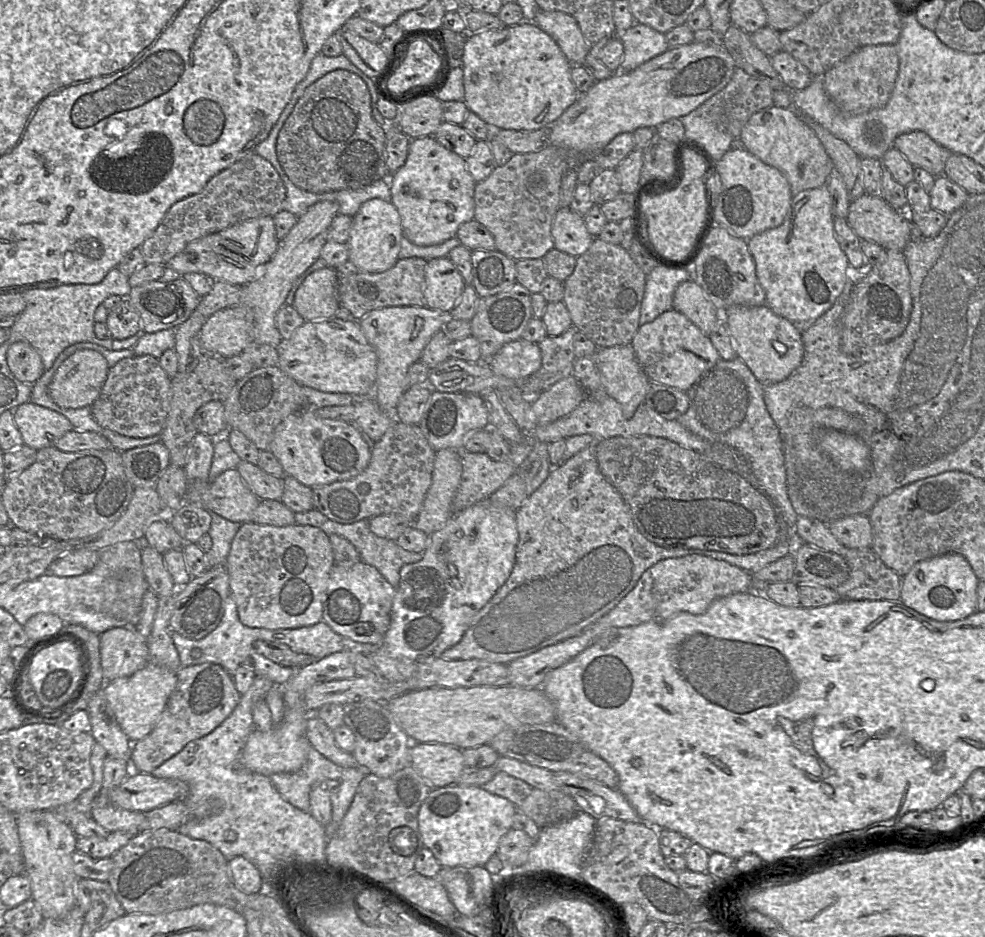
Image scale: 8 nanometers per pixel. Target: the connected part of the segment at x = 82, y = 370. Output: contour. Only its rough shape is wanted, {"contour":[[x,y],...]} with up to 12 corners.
{"contour":[[96,350],[75,351],[55,371],[50,398],[63,408],[90,406],[108,364]]}

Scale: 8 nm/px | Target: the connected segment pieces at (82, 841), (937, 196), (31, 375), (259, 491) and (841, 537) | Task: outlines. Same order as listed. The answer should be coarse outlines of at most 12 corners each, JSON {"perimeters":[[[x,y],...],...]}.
{"perimeters":[[[110,832],[106,838],[77,837],[76,851],[110,858],[135,836]],[[945,175],[929,191],[931,208],[949,215],[969,193]],[[25,341],[11,344],[6,360],[23,383],[45,371],[38,351]],[[241,460],[236,470],[260,499],[281,500],[283,476]],[[868,514],[827,524],[846,548],[871,548]]]}

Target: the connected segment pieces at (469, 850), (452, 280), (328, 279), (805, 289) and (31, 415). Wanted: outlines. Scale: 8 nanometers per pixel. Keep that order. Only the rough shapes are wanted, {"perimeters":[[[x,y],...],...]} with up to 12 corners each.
{"perimeters":[[[481,786],[433,788],[418,812],[443,868],[484,866],[518,811]],[[448,257],[427,262],[425,306],[450,313],[465,286]],[[336,269],[308,275],[292,307],[305,321],[340,307]],[[827,188],[747,245],[767,304],[802,330],[851,267]],[[32,402],[12,414],[24,444],[53,447],[74,429],[62,414]]]}

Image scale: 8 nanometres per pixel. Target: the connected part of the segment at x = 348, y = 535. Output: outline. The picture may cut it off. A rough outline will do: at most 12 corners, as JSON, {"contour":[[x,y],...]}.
{"contour":[[316,509],[295,513],[296,524],[314,526],[348,540],[361,560],[394,588],[401,567],[419,562],[374,534],[369,519],[342,524]]}

